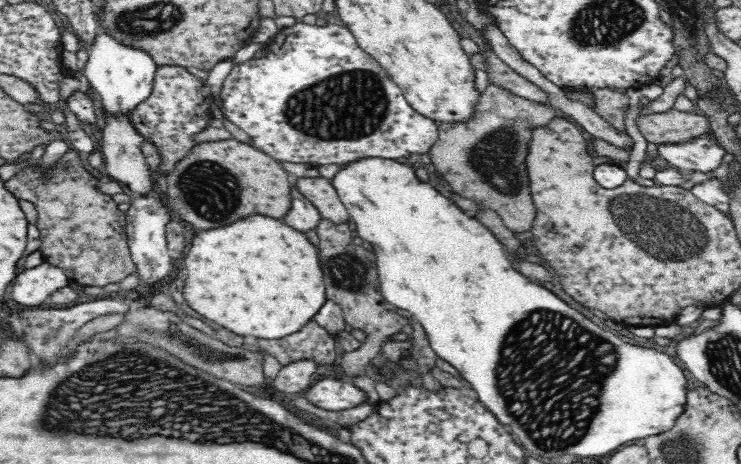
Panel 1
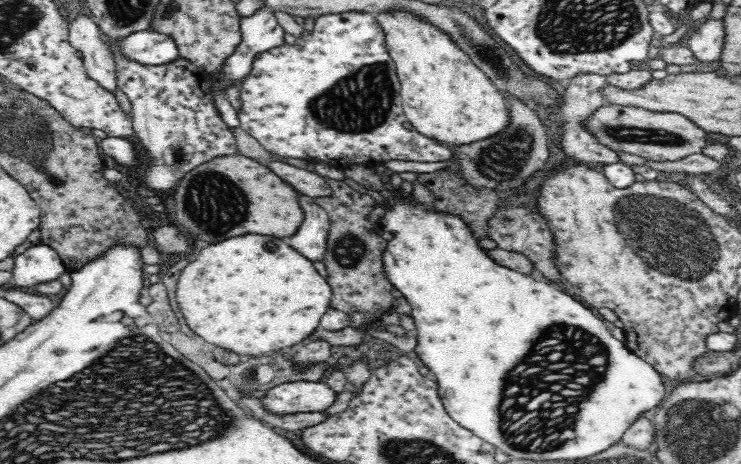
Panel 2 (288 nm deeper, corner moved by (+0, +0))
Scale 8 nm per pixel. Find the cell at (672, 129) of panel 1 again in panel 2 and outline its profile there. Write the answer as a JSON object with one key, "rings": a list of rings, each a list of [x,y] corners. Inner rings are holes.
{"rings":[[[604,104],[584,122],[584,126],[590,134],[594,134],[598,144],[604,144],[610,152],[634,154],[646,162],[678,162],[692,154],[704,154],[704,148],[708,146],[706,142],[708,132],[696,126],[684,114],[674,112],[658,114],[638,106]]]}

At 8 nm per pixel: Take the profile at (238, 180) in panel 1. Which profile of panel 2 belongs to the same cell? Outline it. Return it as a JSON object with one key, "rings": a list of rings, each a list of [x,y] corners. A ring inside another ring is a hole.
{"rings":[[[236,154],[216,158],[188,172],[174,188],[174,214],[192,238],[210,244],[244,234],[276,236],[288,242],[306,218],[298,196],[300,194],[292,184],[282,182],[258,160]]]}

